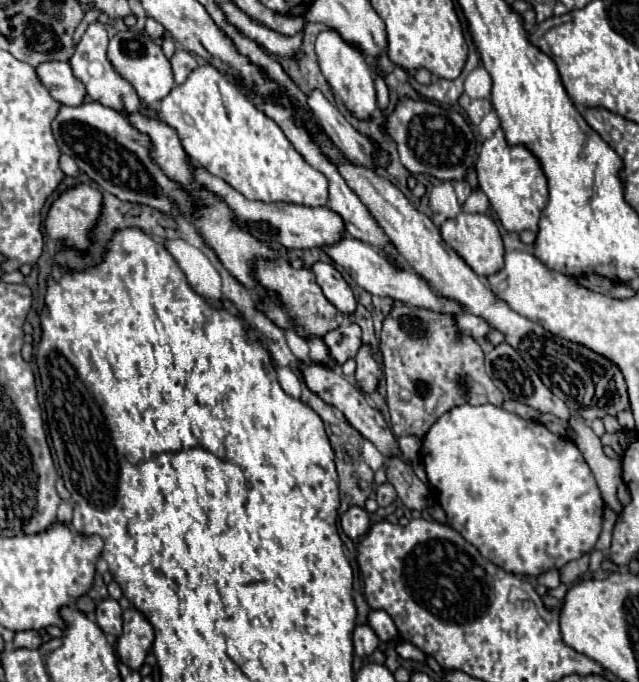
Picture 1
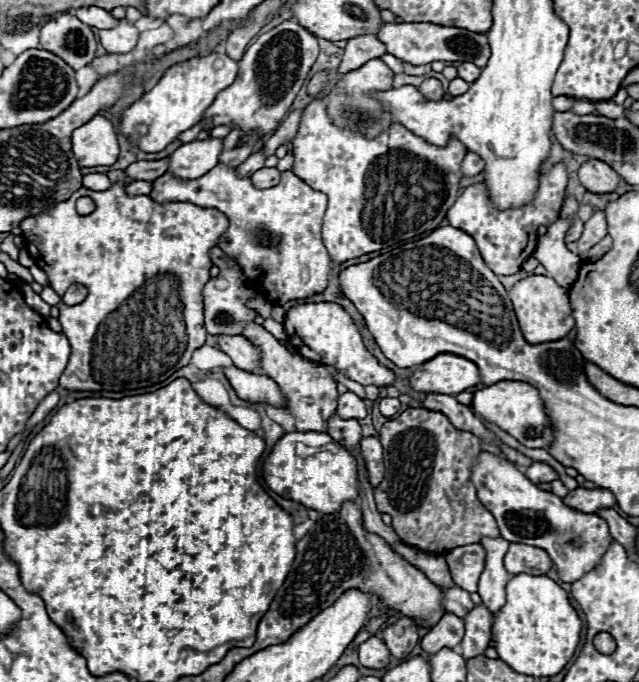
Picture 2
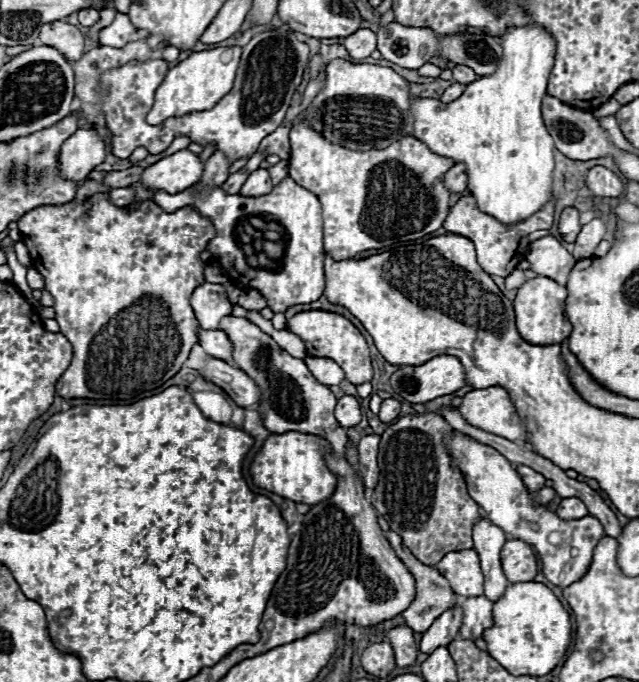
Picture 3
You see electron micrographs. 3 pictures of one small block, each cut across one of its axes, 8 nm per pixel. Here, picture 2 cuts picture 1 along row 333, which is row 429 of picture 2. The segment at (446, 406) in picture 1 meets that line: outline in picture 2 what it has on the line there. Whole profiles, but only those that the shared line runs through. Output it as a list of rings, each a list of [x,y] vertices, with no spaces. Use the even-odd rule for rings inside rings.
[[[408,408],[396,420],[386,422],[378,438],[384,446],[386,474],[380,486],[376,486],[374,490],[374,498],[378,510],[392,516],[392,528],[402,538],[402,542],[418,548],[420,552],[442,556],[452,548],[476,544],[484,536],[500,536],[494,516],[480,504],[480,500],[476,498],[476,488],[470,480],[472,460],[480,452],[480,440],[474,434],[456,430],[440,412],[426,408]]]

